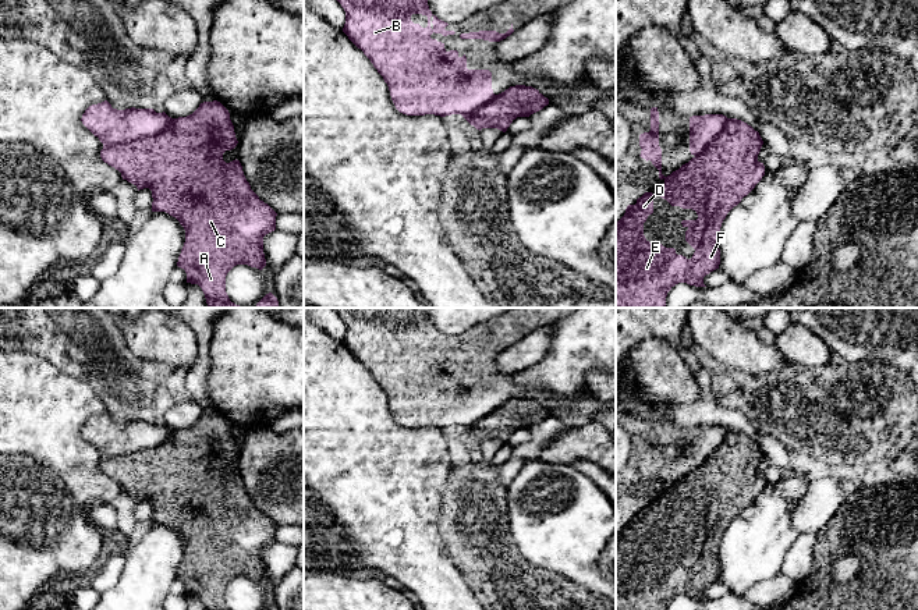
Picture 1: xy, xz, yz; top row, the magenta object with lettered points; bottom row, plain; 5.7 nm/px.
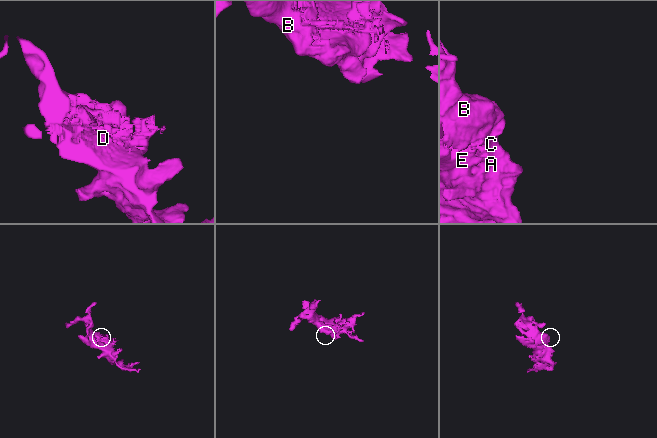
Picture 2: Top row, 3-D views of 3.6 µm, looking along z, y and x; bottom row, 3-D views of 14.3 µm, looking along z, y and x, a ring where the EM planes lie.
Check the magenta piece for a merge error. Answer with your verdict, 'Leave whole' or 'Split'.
Split

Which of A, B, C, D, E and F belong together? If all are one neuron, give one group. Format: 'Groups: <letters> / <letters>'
Groups: A C D E F / B

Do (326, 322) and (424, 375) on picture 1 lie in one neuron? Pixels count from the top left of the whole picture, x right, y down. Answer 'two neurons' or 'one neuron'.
two neurons

